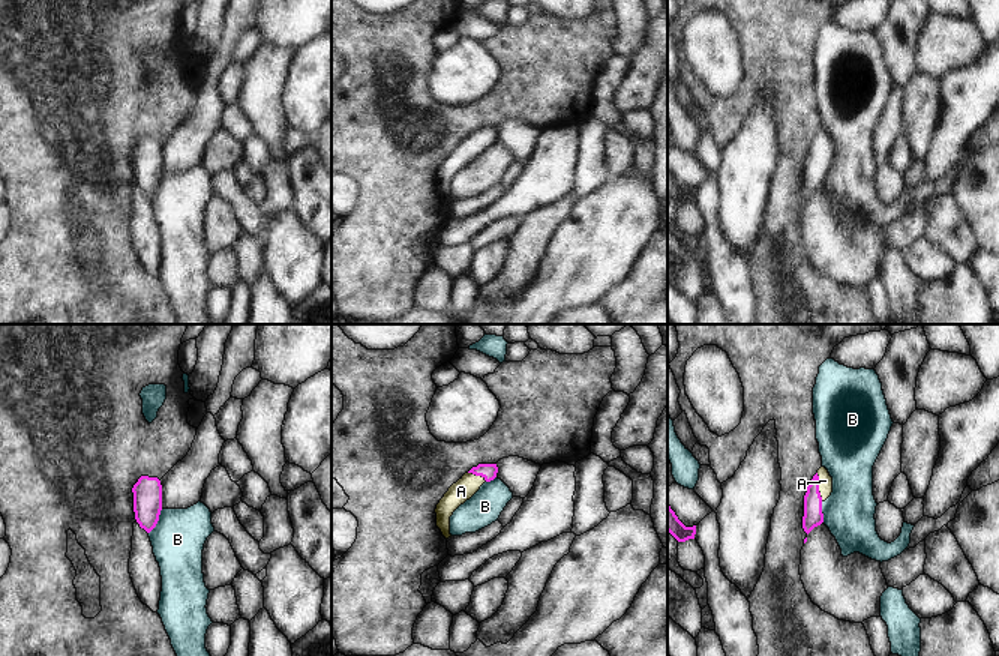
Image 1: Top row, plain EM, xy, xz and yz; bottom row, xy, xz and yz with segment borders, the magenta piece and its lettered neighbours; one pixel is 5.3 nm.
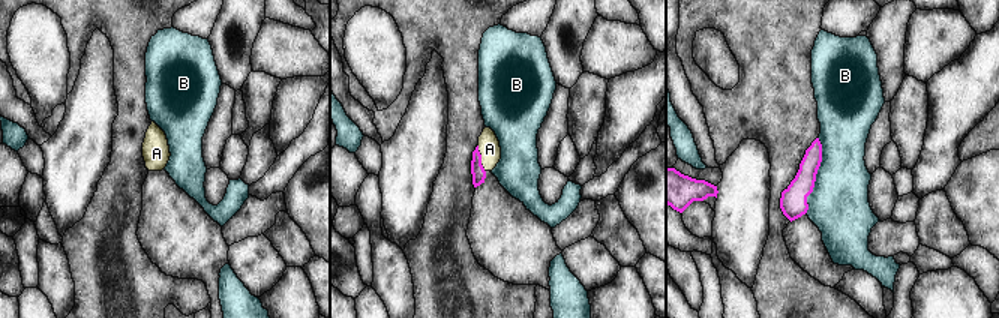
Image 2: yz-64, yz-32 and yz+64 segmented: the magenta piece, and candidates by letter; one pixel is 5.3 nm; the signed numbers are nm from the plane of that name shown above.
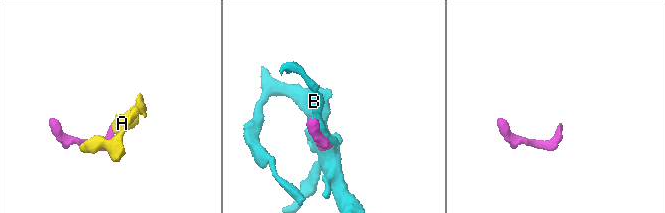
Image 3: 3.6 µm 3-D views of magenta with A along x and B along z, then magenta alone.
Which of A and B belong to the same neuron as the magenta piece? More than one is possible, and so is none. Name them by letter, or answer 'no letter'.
A

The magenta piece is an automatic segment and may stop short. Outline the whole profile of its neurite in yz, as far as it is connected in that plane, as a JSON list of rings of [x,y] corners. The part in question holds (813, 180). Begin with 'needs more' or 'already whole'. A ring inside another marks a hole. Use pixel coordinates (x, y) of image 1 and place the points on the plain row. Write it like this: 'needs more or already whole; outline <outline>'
needs more; outline [[[820,131],[810,144],[804,159],[802,192],[808,198],[824,186],[822,167],[832,156],[832,141],[825,131]]]

